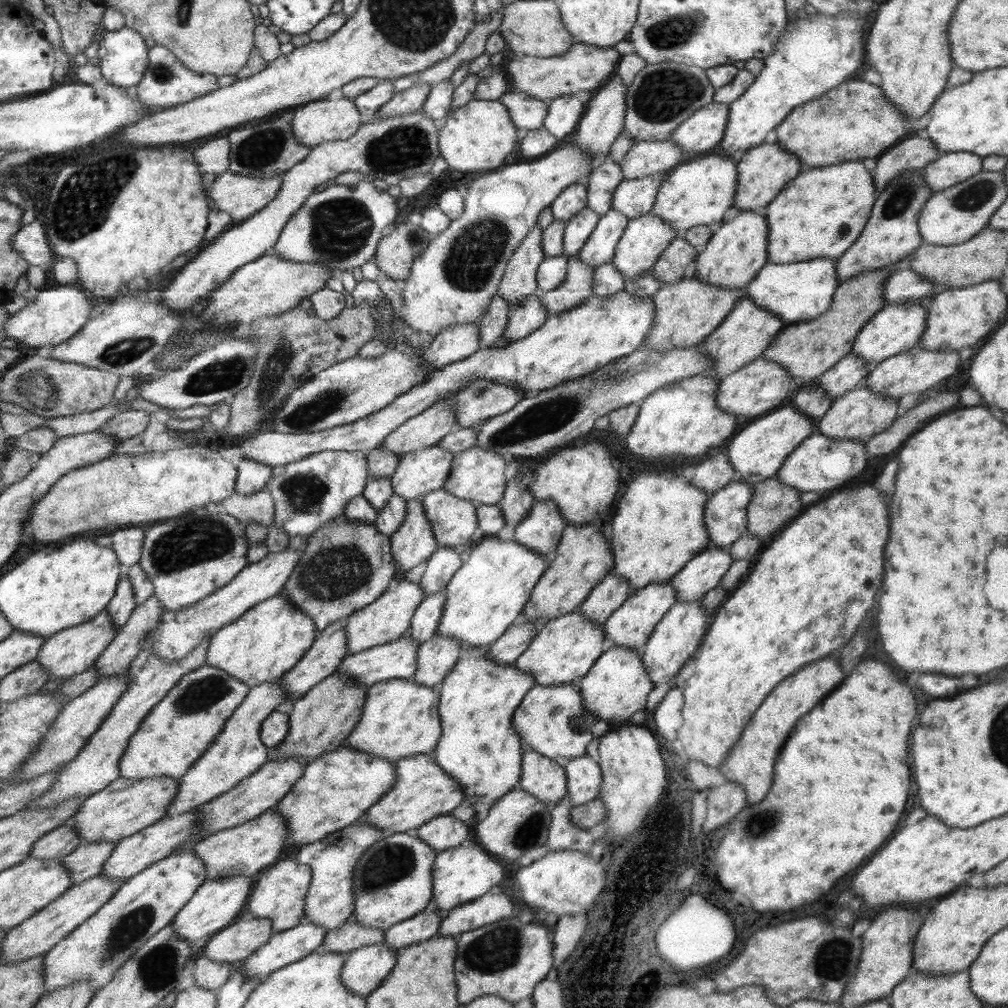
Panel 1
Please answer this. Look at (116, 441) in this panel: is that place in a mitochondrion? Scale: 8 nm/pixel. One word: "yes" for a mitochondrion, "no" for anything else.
no

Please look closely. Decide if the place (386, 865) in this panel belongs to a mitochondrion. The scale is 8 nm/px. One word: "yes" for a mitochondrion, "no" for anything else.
yes

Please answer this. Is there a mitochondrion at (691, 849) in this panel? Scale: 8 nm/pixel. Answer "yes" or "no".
no

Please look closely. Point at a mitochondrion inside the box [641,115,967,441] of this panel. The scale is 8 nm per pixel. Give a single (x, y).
(898, 198)

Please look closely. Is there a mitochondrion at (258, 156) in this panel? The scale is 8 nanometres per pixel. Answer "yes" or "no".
yes

